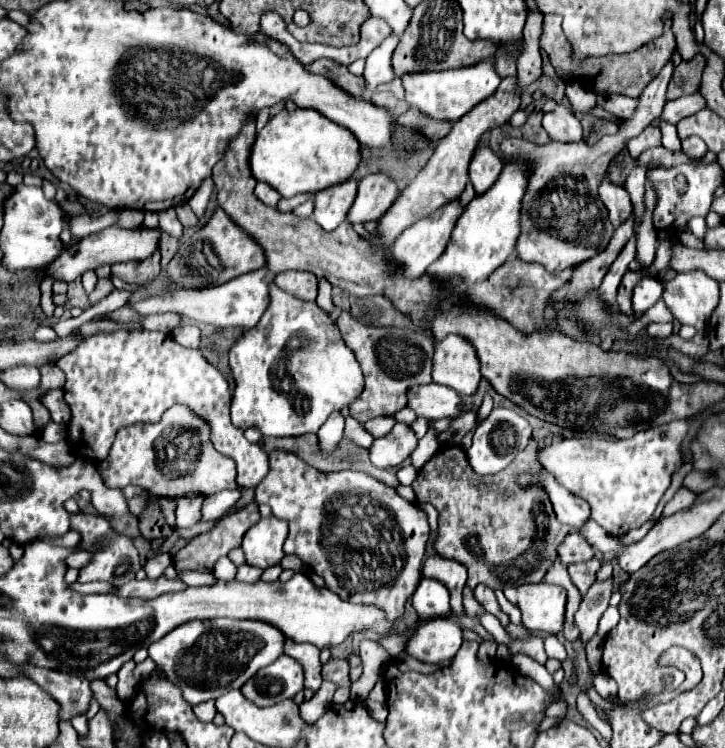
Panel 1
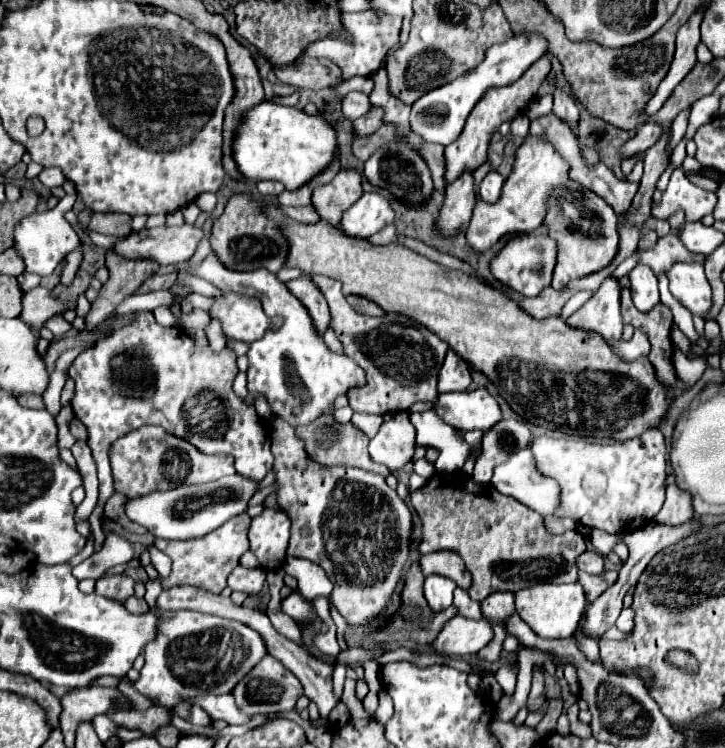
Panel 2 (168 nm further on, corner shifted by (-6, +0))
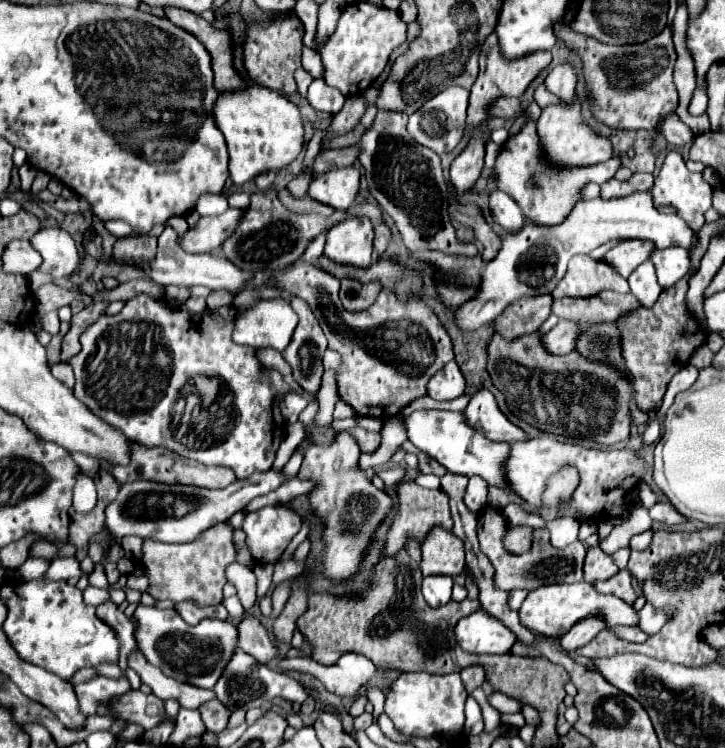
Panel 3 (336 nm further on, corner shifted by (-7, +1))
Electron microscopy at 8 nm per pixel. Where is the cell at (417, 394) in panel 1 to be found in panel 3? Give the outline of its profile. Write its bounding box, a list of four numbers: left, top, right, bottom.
[462,390,528,444]

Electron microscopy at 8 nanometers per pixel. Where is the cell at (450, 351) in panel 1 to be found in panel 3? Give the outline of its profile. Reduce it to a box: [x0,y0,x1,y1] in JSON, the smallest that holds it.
[428,360,466,400]

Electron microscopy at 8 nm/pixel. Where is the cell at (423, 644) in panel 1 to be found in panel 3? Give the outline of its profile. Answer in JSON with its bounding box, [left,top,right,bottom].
[454,610,516,654]

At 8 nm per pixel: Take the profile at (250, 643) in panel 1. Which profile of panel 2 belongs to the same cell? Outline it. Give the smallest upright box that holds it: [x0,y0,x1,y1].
[135,581,267,707]

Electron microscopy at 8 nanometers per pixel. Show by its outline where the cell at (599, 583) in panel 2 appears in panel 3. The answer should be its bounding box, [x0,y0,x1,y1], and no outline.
[594,570,636,604]

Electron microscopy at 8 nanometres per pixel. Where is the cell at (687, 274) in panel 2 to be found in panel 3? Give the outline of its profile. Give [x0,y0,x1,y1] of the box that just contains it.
[650,246,696,288]

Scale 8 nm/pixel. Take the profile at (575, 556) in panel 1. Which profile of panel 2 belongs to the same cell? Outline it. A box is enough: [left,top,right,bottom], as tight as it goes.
[577,551,603,575]

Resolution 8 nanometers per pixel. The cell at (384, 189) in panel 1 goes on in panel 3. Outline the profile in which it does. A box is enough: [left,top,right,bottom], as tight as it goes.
[324,216,374,268]

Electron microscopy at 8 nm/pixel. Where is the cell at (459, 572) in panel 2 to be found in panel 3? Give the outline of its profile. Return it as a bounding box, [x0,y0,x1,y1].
[420,528,466,576]

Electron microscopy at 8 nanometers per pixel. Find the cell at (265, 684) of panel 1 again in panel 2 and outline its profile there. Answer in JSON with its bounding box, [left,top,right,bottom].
[231,657,303,717]

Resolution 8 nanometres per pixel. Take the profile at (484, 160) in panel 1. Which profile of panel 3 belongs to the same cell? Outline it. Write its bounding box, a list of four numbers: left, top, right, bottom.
[490,190,524,232]

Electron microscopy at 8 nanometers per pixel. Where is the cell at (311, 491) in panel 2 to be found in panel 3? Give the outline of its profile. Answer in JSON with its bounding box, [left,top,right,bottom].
[298,432,394,582]

